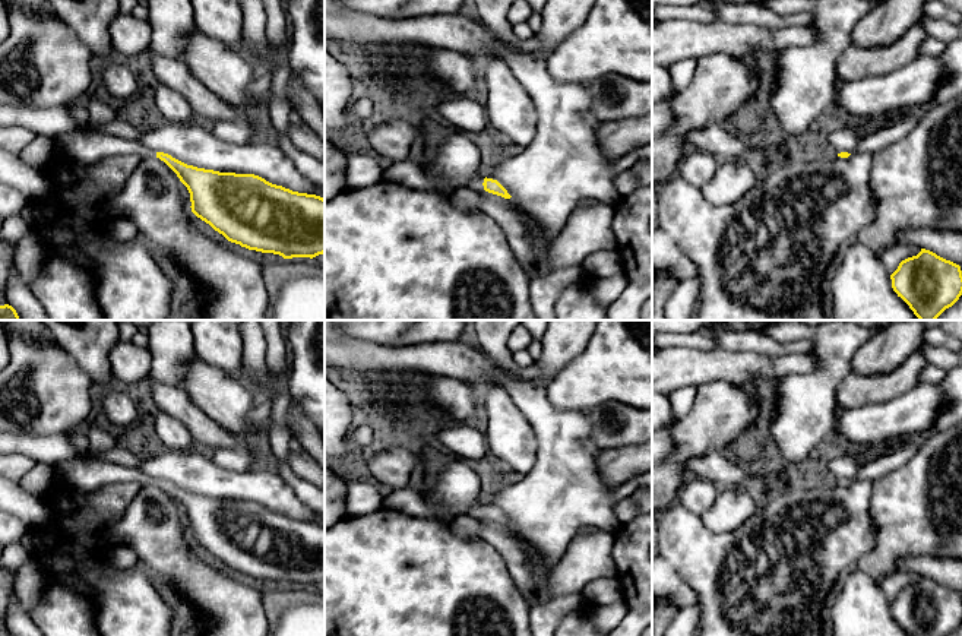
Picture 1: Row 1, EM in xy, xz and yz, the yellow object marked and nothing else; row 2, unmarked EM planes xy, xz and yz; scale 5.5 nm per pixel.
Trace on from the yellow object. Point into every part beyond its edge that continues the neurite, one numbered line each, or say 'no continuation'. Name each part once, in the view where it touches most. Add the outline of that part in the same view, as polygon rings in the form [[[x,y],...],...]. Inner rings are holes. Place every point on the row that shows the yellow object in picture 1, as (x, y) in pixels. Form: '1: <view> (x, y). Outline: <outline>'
1: xz (474, 183). Outline: [[[474,175],[469,181],[466,181],[466,183],[463,184],[463,187],[472,189],[472,190],[475,190],[475,192],[480,192],[480,190],[484,190],[482,183],[484,183],[484,180],[480,180],[480,178],[477,178],[477,177]]]

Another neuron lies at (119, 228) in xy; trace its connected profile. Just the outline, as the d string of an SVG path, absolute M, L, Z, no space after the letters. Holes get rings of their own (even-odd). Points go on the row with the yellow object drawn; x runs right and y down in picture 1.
M114 218L108 224L108 235L117 241L130 241L139 237L139 231L129 219Z

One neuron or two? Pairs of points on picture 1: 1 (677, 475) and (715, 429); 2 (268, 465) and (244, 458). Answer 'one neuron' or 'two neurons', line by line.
1: one neuron
2: two neurons

